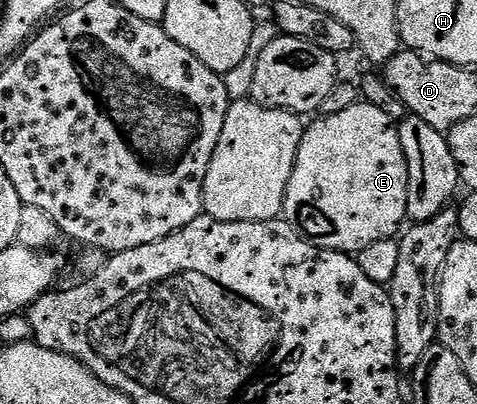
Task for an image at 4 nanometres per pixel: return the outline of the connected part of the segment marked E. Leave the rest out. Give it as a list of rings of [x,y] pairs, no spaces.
[[[365,103],[348,107],[348,111],[339,111],[337,115],[319,116],[314,120],[318,121],[305,126],[298,148],[286,192],[285,220],[316,247],[337,253],[357,255],[364,247],[380,243],[380,239],[394,237],[403,228],[402,221],[407,220],[408,207],[408,163],[396,121],[380,106]]]

